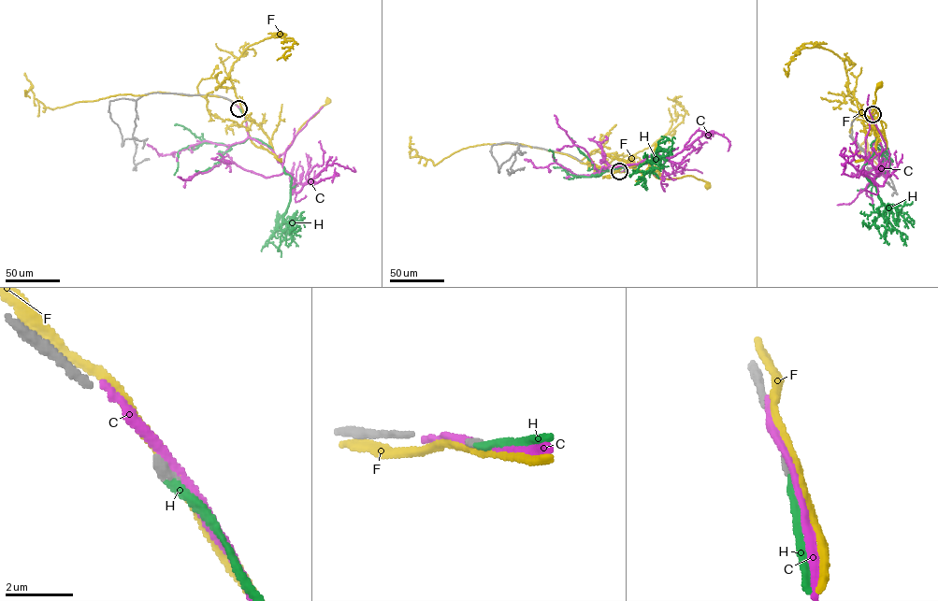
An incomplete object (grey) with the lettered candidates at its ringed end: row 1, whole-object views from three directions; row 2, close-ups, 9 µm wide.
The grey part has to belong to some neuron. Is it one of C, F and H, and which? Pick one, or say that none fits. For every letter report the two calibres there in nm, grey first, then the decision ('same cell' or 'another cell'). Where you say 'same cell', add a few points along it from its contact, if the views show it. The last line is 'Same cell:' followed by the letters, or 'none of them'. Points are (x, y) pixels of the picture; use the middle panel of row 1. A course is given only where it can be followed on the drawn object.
C: 220 nm thick on the grey side, 200 nm on the other; another cell
F: 220 nm thick on the grey side, 240 nm on the other; another cell
H: 220 nm thick on the grey side, 240 nm on the other; same cell; it runs (619, 172), (650, 164), (659, 147), (665, 150), (662, 157), (642, 164), (634, 171), (643, 171), (644, 174)
Same cell: H

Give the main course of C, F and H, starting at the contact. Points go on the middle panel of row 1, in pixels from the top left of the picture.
C: (619, 171), (651, 163), (664, 149), (666, 158), (671, 158), (711, 132), (728, 139), (728, 150)
F: (618, 172), (649, 163), (652, 158), (650, 165), (656, 178), (691, 176), (704, 180), (707, 186)
H: (619, 172), (650, 164), (659, 147), (665, 150), (662, 157), (642, 164), (634, 171), (643, 171), (644, 174)

